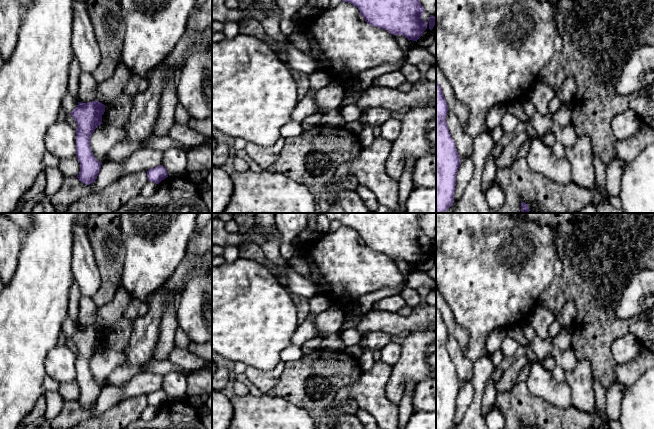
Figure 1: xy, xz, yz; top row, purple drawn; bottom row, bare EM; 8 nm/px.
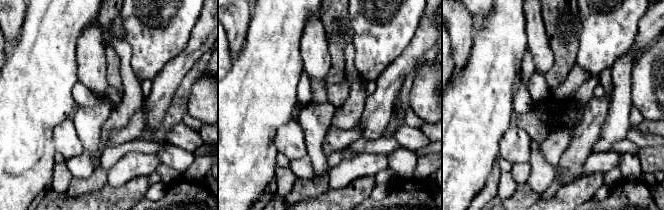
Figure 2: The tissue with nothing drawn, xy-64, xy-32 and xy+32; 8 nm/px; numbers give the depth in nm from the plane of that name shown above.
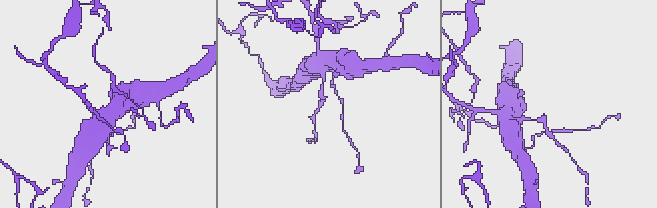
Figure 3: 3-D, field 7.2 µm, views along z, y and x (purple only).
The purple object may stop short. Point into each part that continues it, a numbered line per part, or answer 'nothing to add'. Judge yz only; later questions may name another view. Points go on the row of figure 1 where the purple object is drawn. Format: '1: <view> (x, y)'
nothing to add

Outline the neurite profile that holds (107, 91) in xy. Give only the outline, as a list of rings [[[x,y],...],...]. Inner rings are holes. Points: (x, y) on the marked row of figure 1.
[[[124,63],[118,65],[111,78],[97,85],[96,100],[105,106],[110,105],[123,92],[132,76],[133,73]]]

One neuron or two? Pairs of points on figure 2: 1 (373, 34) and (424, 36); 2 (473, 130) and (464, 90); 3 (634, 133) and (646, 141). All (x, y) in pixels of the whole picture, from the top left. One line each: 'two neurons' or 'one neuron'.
1: two neurons
2: one neuron
3: one neuron

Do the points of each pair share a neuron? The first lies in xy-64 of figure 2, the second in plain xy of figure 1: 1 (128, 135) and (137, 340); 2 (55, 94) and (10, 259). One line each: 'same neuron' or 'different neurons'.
1: different neurons
2: different neurons

